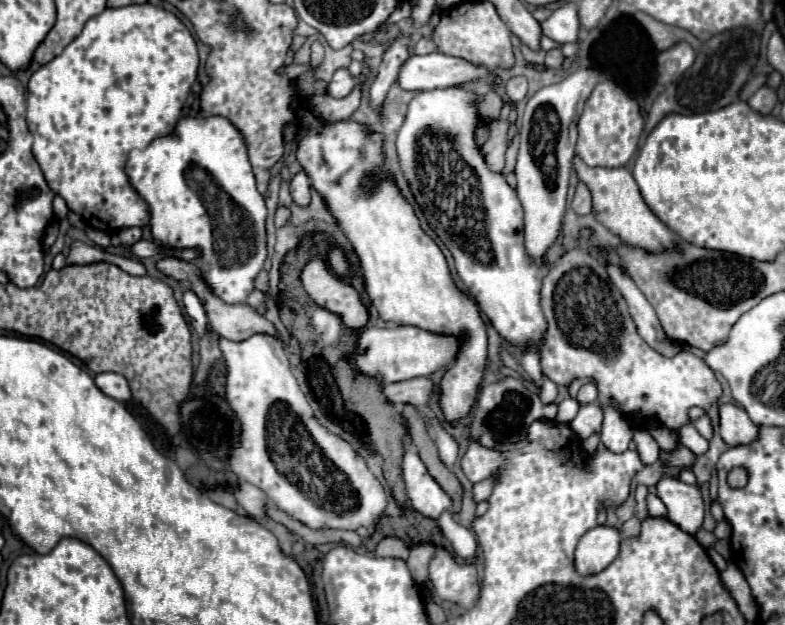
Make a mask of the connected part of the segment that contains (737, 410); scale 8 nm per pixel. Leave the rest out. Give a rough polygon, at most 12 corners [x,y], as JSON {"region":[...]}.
{"region":[[722,403],[720,437],[730,445],[752,443],[758,427],[734,403]]}

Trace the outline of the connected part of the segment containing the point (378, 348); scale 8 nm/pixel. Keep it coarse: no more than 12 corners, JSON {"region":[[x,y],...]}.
{"region":[[366,327],[356,365],[384,383],[454,363],[460,337]]}

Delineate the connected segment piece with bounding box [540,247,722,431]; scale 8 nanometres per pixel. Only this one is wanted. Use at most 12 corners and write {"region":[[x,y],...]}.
{"region":[[584,247],[548,269],[542,373],[582,377],[634,429],[692,423],[722,393],[666,359]]}

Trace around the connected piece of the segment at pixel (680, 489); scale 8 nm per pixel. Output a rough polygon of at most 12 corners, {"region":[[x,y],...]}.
{"region":[[662,477],[656,495],[686,533],[702,527],[698,484]]}

